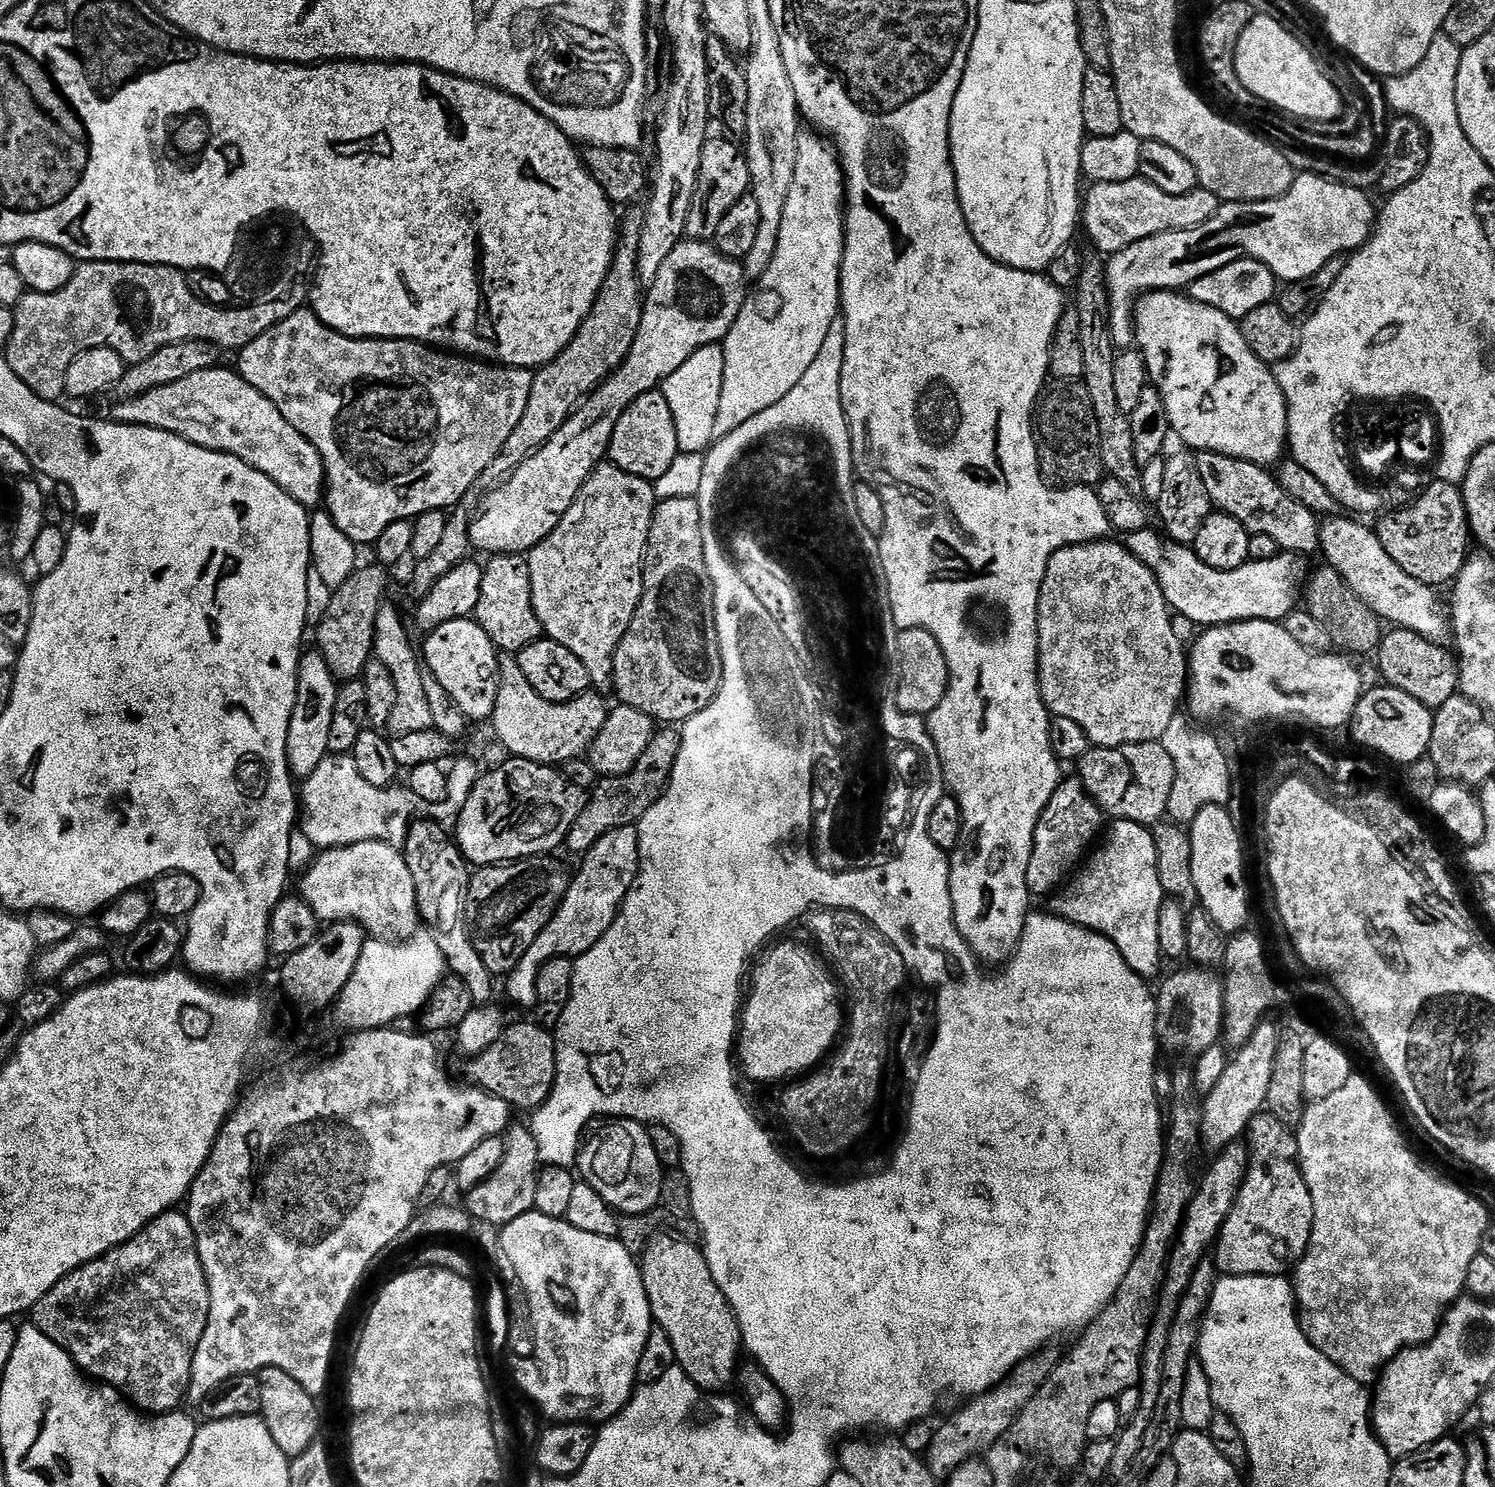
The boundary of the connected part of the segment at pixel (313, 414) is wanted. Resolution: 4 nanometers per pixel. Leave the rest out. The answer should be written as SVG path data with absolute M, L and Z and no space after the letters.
M308 306L297 308L281 324L258 334L254 342L239 349L238 356L241 378L250 382L250 386L254 386L258 394L266 394L266 398L270 398L270 402L278 406L282 418L286 418L286 422L290 422L290 426L294 426L294 430L298 430L298 434L302 434L302 438L306 438L318 450L324 463L326 511L332 516L335 526L357 546L375 545L376 539L382 534L382 530L386 530L386 526L390 526L390 522L415 521L424 512L455 508L468 493L470 486L478 482L482 470L486 470L486 466L490 466L490 462L498 458L502 446L506 446L506 438L514 434L514 426L522 422L522 414L526 414L526 402L530 402L530 386L534 375L530 368L510 368L479 358L469 358L464 354L449 354L427 344L420 344L417 340L353 340L352 337L344 336L323 324L318 314L314 314Z

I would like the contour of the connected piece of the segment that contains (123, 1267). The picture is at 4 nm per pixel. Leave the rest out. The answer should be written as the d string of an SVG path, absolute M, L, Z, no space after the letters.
M180 1210L164 1212L125 1244L62 1278L30 1313L31 1323L58 1342L81 1372L101 1385L117 1388L129 1404L145 1414L175 1412L185 1403L194 1354L209 1318L208 1275L200 1261L192 1223Z

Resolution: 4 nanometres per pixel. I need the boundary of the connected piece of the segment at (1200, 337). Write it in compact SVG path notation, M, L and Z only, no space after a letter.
M1176 290L1144 293L1136 301L1134 319L1136 321L1135 347L1144 356L1151 387L1156 388L1162 398L1162 402L1166 402L1166 410L1172 423L1172 432L1175 435L1180 435L1180 440L1184 443L1181 445L1187 446L1197 453L1217 452L1223 456L1238 458L1261 466L1276 466L1279 465L1281 460L1285 459L1286 445L1288 443L1288 407L1286 406L1286 398L1278 386L1273 369L1269 365L1263 364L1254 354L1254 350L1250 350L1250 346L1246 346L1246 338L1242 338L1242 330L1237 321L1231 320L1226 314L1222 314L1222 310L1218 310L1214 306L1206 306L1202 302L1194 302L1186 294L1181 294Z

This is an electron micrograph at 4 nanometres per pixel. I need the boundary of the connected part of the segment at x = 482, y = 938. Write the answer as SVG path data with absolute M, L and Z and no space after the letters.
M555 855L531 856L506 864L480 866L471 873L466 902L468 932L474 949L493 978L507 977L522 962L534 938L546 930L568 889L570 868Z

